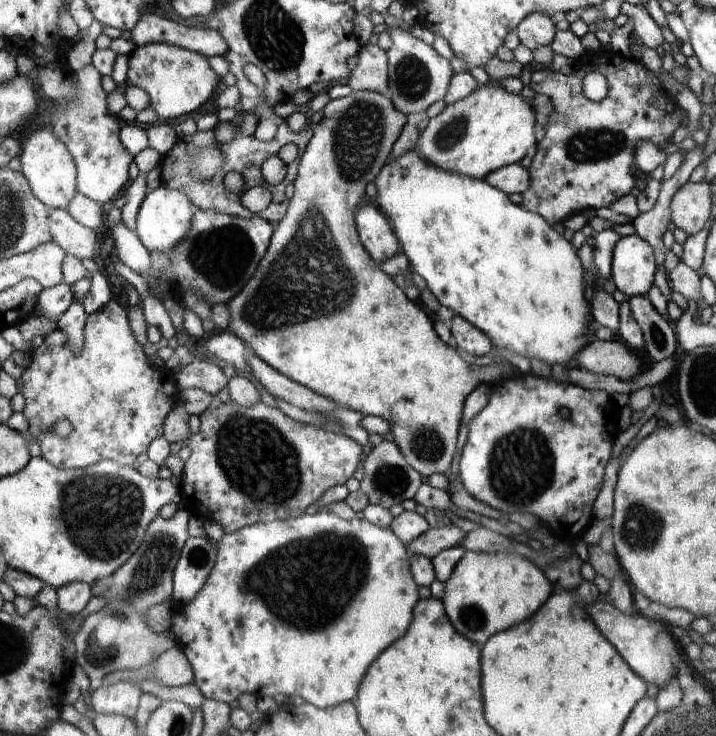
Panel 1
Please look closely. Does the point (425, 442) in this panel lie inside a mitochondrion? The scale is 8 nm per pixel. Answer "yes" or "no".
yes

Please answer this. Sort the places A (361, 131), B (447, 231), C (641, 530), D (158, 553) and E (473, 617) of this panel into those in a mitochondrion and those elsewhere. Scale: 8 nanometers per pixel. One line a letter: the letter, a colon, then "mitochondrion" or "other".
A: mitochondrion
B: other
C: mitochondrion
D: mitochondrion
E: mitochondrion

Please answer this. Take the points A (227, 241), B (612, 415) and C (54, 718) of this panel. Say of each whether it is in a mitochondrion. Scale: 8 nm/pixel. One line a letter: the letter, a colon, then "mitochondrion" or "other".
A: mitochondrion
B: other
C: other

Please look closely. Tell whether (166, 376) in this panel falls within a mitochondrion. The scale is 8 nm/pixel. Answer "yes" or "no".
no

